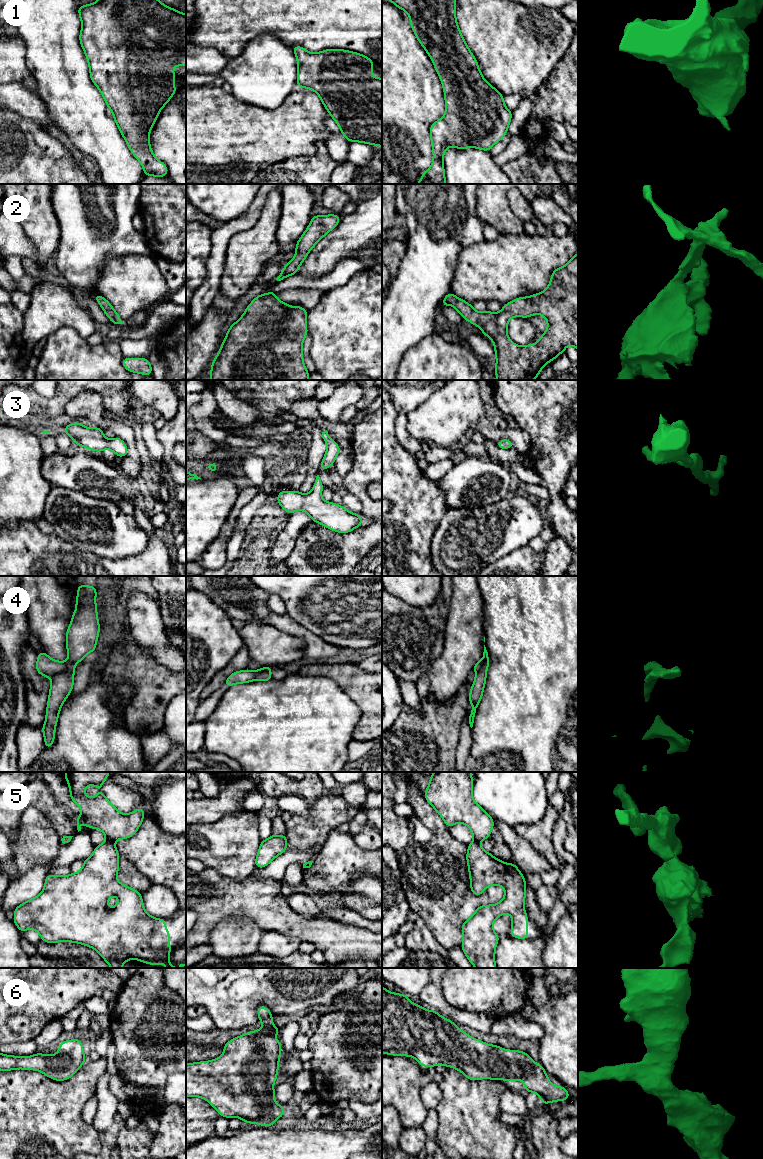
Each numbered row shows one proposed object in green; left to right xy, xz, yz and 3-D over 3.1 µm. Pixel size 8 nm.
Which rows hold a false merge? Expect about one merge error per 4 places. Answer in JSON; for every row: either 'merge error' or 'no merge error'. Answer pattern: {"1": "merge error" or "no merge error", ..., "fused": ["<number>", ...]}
{"1": "no merge error", "2": "no merge error", "3": "no merge error", "4": "merge error", "5": "merge error", "6": "no merge error", "fused": ["4", "5"]}

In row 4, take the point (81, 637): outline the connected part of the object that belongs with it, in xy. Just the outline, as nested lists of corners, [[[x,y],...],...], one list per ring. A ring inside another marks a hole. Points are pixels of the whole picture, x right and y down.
[[[79,584],[78,596],[75,598],[77,607],[66,632],[67,664],[72,669],[52,677],[49,690],[46,719],[42,727],[45,749],[51,748],[55,739],[55,727],[60,709],[72,692],[74,684],[74,666],[90,652],[96,651],[96,643],[100,626],[96,608],[97,589],[94,586]]]

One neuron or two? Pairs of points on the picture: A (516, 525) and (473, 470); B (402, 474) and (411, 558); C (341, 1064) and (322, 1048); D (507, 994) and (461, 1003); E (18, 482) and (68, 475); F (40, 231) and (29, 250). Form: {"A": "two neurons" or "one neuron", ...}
{"A": "two neurons", "B": "one neuron", "C": "one neuron", "D": "one neuron", "E": "two neurons", "F": "two neurons"}

